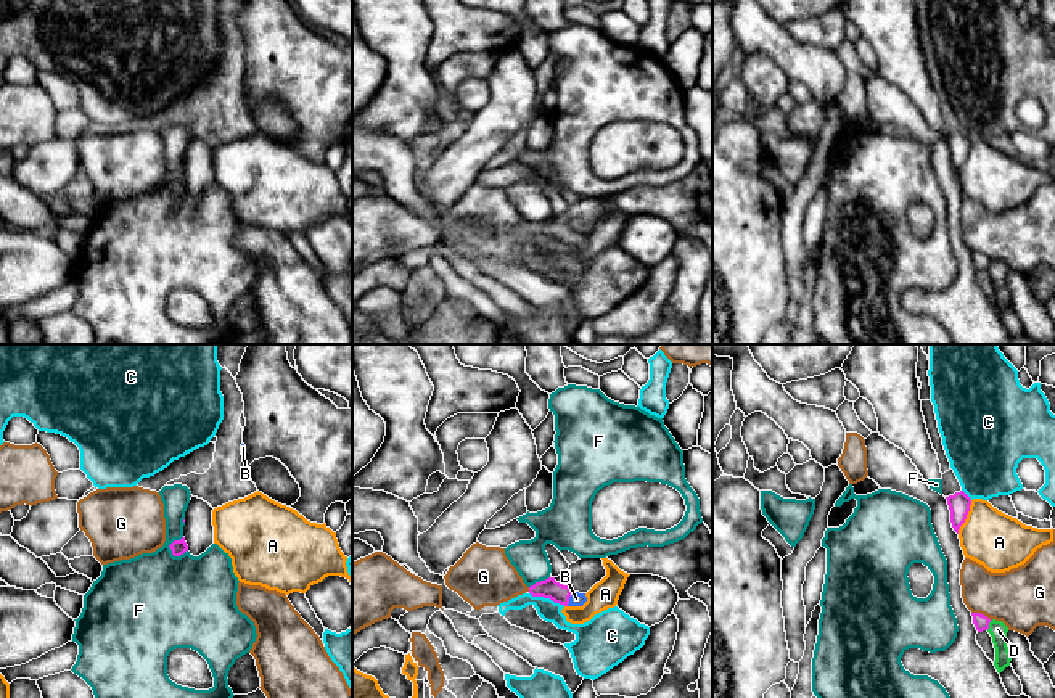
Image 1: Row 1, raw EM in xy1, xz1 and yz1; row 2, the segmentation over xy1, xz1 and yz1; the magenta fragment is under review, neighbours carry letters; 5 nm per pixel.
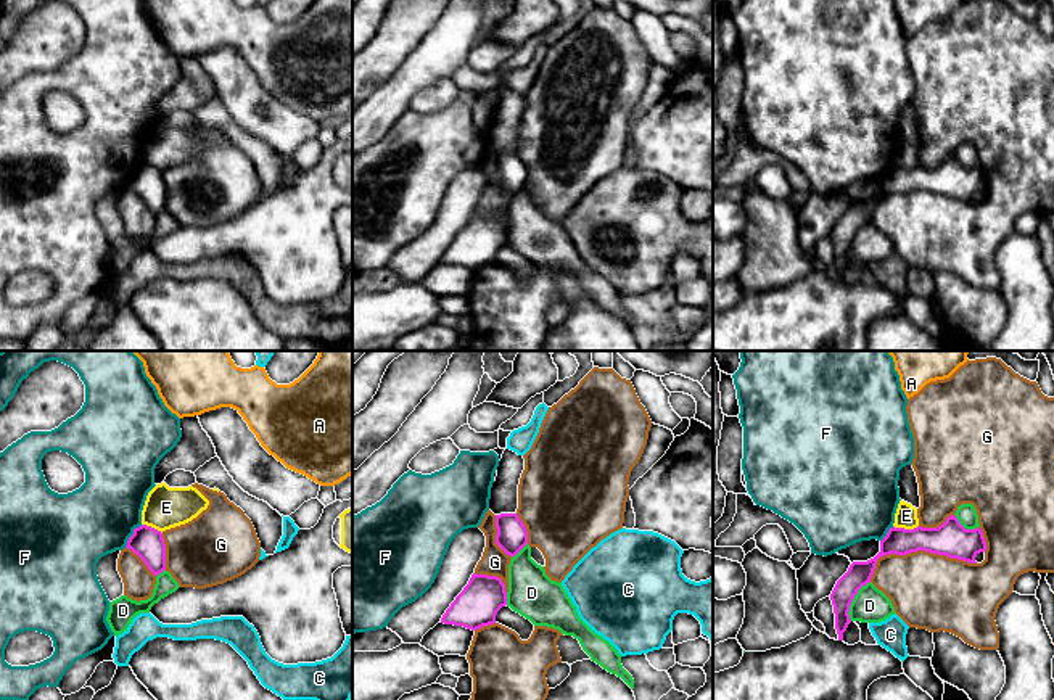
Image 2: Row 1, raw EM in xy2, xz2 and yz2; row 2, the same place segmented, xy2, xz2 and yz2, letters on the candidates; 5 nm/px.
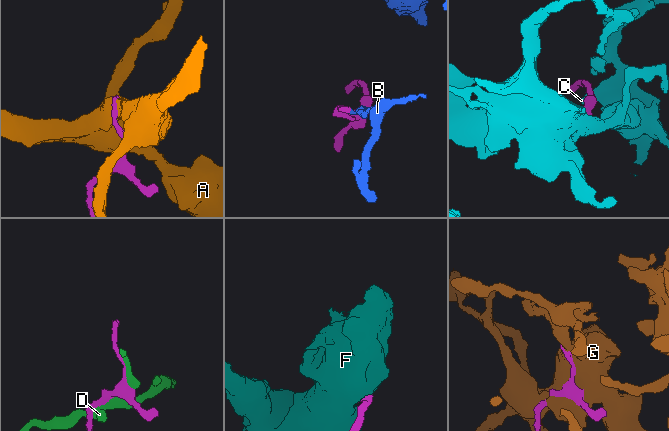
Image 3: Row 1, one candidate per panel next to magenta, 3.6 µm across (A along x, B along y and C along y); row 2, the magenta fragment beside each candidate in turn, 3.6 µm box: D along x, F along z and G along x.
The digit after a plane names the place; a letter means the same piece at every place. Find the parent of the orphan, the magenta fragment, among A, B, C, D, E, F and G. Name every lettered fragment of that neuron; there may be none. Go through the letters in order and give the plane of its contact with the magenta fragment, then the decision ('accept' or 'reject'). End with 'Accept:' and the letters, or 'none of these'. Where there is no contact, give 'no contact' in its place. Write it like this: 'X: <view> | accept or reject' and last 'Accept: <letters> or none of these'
A: yz1 | reject
B: xz1 | accept
C: xz1 | reject
D: yz2 | reject
E: yz2 | reject
F: xy1 | reject
G: yz2 | reject
Accept: B

